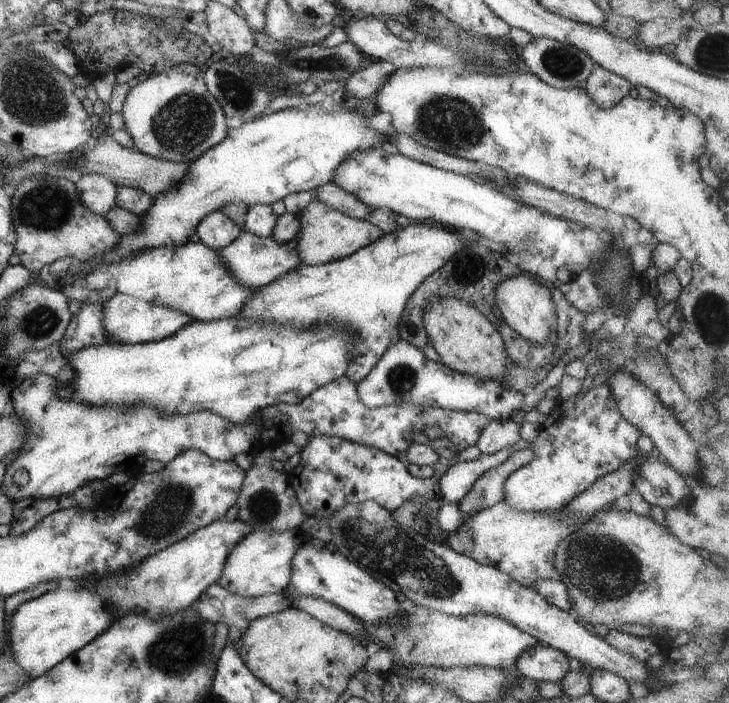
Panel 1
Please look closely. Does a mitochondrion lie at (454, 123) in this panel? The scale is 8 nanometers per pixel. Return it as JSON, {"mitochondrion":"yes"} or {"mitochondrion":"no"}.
{"mitochondrion":"yes"}

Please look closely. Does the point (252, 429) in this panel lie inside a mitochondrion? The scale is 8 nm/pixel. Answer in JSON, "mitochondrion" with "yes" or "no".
{"mitochondrion":"no"}

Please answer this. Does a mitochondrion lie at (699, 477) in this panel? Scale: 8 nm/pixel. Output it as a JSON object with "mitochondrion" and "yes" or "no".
{"mitochondrion":"no"}

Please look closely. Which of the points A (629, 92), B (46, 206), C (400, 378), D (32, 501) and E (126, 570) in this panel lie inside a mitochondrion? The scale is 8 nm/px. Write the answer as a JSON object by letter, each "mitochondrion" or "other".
{"A":"other","B":"mitochondrion","C":"mitochondrion","D":"other","E":"other"}

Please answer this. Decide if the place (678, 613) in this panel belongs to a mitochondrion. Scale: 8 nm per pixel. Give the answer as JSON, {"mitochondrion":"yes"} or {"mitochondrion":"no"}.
{"mitochondrion":"no"}

